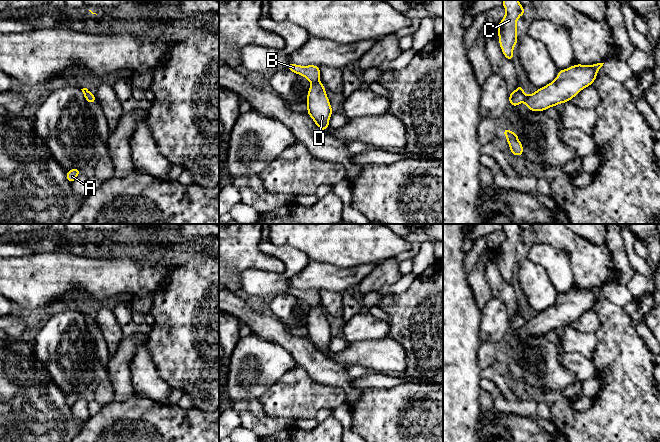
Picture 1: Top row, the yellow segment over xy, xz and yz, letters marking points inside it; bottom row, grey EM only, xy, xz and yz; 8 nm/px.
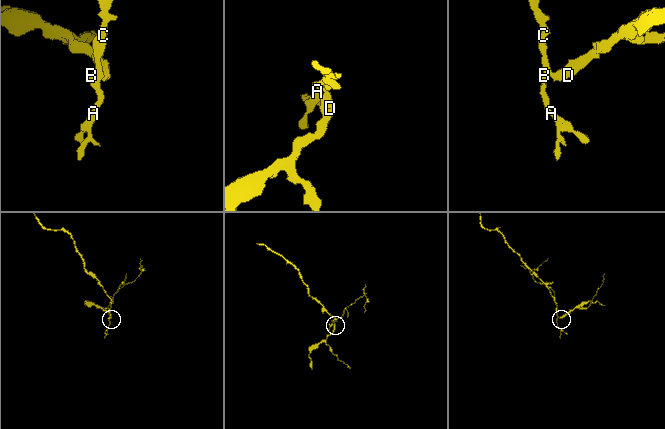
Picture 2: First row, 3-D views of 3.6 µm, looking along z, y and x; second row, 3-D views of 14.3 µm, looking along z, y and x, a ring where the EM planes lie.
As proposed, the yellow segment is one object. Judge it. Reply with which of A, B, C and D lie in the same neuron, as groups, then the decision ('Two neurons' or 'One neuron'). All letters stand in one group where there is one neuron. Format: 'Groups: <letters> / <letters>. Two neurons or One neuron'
Groups: A B C / D. Two neurons

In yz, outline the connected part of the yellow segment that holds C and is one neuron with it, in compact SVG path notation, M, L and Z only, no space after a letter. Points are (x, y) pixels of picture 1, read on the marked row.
M503 0L502 6L506 9L506 15L497 26L499 44L504 56L513 61L513 48L518 42L517 19L526 12L518 0Z

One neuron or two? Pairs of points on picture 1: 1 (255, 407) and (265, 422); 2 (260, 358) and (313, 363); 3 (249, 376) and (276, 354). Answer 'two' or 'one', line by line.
1: two
2: two
3: one

